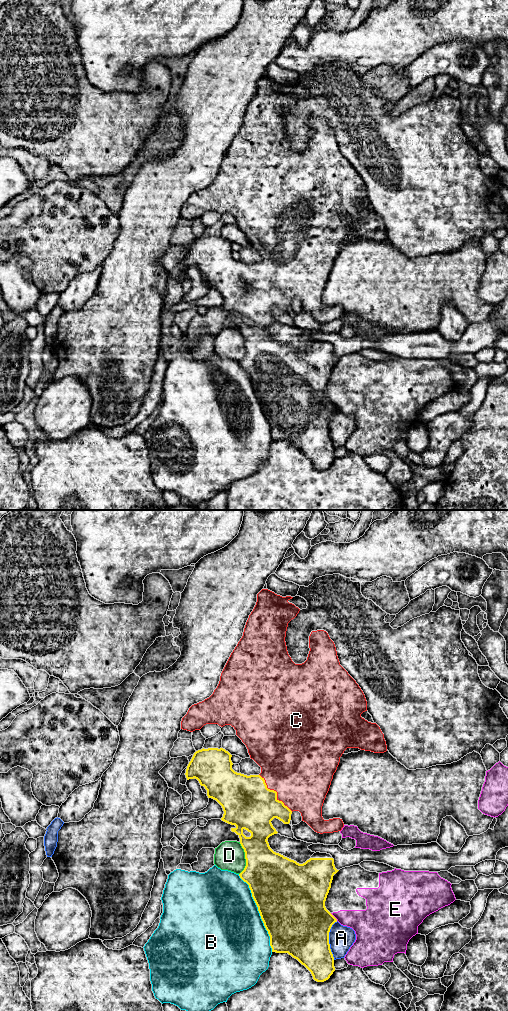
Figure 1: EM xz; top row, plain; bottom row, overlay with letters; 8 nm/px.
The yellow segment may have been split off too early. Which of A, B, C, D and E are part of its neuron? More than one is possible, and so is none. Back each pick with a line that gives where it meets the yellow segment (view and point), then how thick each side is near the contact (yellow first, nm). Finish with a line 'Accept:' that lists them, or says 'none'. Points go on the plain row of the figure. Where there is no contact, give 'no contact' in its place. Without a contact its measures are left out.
C: meets yellow in xz at (276, 280); 400 nm thick on the yellow side, 500 nm on the other
Accept: C

